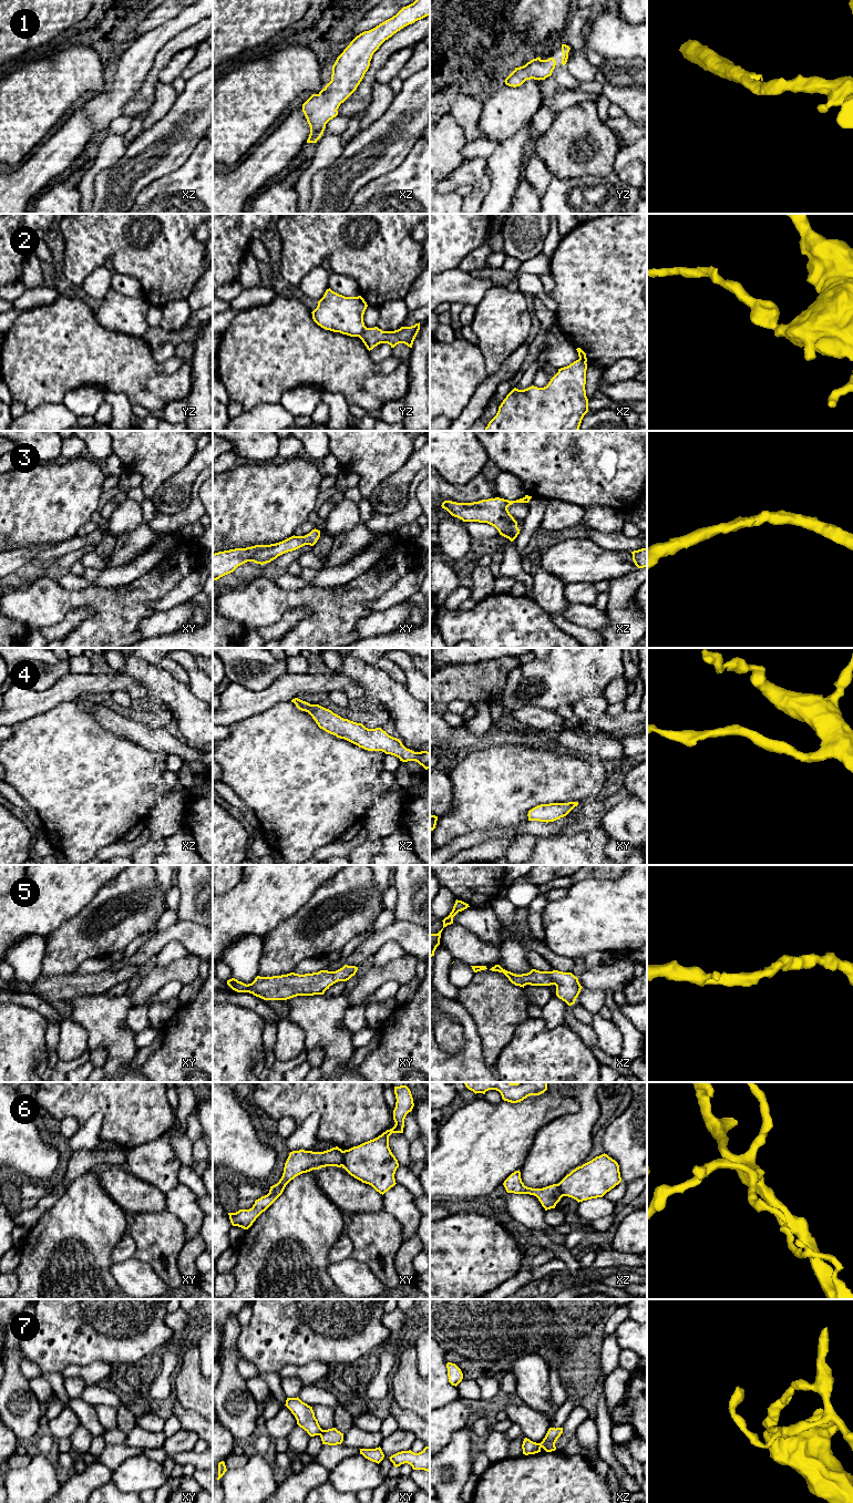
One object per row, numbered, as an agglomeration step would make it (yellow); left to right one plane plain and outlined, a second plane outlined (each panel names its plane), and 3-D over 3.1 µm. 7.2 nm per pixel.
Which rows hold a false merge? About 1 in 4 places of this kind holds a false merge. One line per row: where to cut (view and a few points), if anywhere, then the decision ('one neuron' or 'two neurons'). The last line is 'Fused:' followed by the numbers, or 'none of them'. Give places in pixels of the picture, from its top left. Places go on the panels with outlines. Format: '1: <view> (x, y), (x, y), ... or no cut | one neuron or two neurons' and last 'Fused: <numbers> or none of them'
1: no cut | one neuron
2: yz (367, 328), (359, 337) | two neurons
3: no cut | one neuron
4: no cut | one neuron
5: no cut | one neuron
6: xy (343, 1151), (343, 1163), (341, 1165) | two neurons
7: xy (322, 1430), (319, 1434) | two neurons
Fused: 2, 6, 7

